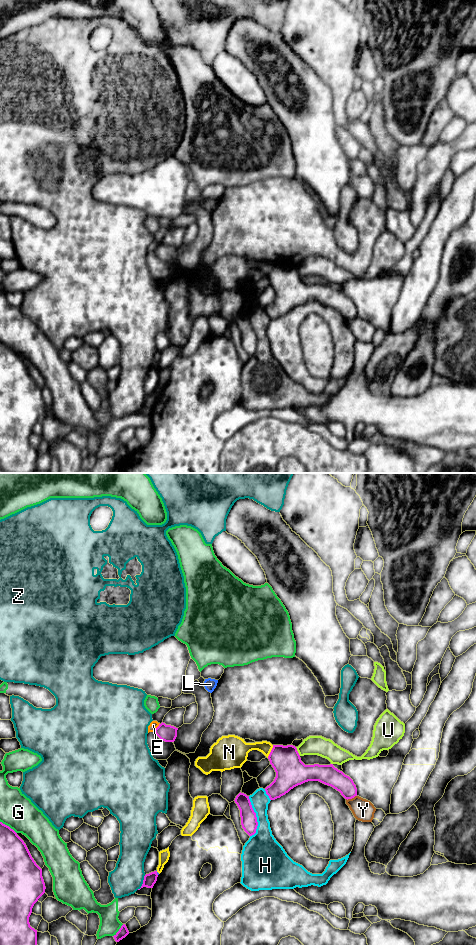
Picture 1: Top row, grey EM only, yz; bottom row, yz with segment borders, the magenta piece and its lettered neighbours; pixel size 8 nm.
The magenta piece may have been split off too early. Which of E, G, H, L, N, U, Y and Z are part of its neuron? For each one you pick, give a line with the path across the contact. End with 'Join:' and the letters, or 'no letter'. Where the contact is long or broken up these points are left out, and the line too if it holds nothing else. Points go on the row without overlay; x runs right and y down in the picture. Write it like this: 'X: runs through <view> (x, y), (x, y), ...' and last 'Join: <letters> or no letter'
Join: N

